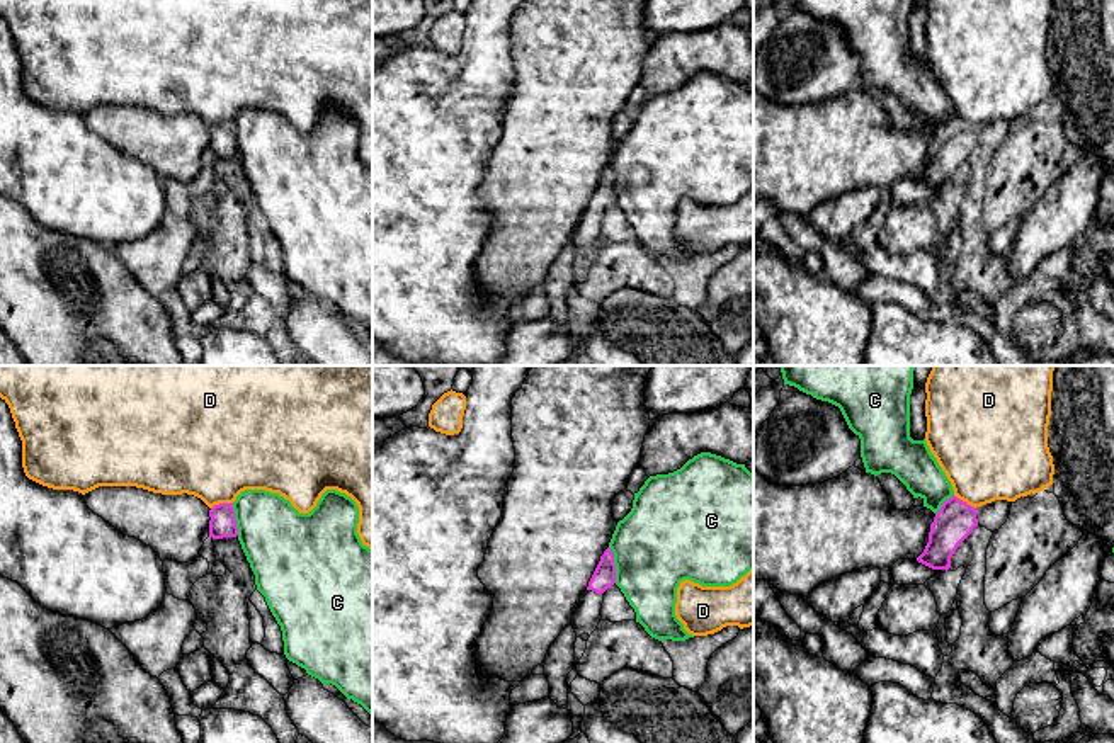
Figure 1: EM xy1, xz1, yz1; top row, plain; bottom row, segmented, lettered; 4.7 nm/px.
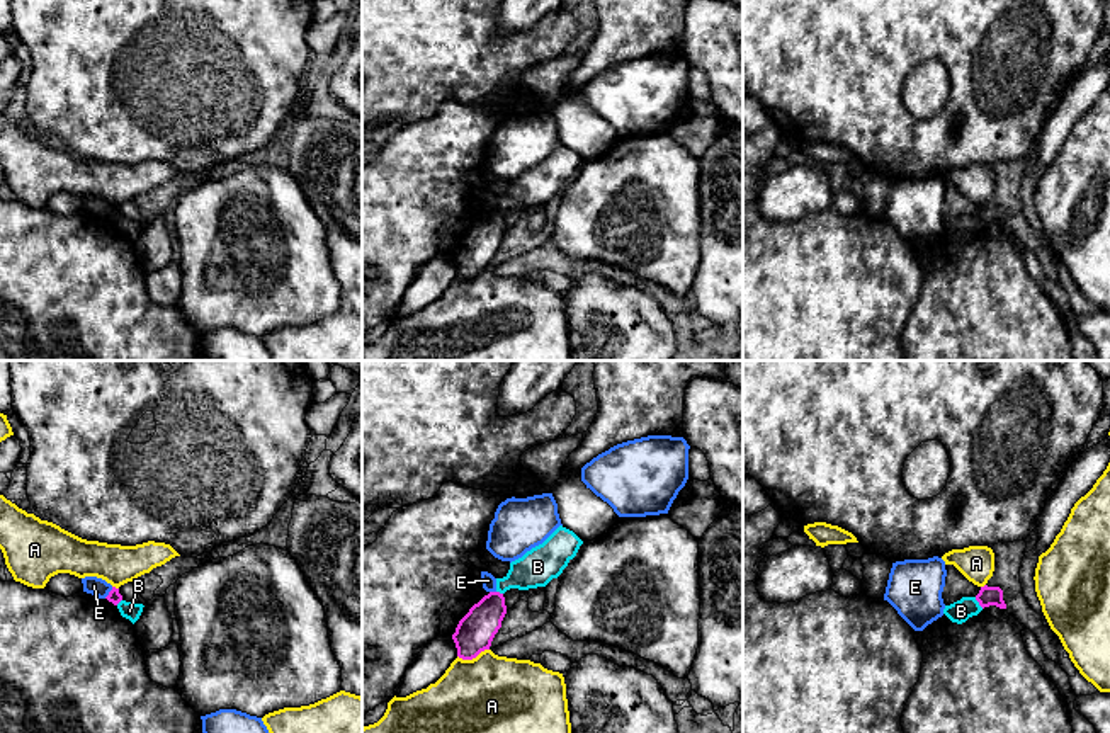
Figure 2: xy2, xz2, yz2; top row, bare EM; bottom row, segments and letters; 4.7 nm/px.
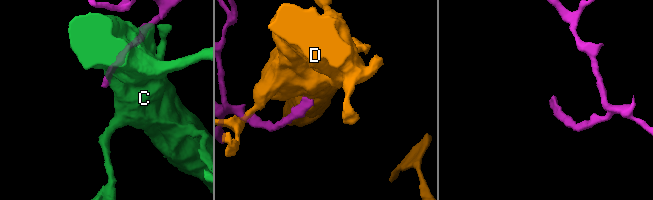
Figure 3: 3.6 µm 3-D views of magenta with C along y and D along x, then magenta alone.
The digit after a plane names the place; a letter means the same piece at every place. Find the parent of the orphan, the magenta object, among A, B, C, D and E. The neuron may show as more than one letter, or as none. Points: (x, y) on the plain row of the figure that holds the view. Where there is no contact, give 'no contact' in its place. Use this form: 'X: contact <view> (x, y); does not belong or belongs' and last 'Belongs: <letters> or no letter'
A: contact xz2 (473, 276); does not belong
B: contact yz2 (978, 220); does not belong
C: contact xz1 (614, 184); does not belong
D: contact xy1 (221, 123); does not belong
E: contact xy2 (109, 211); does not belong
Belongs: no letter

